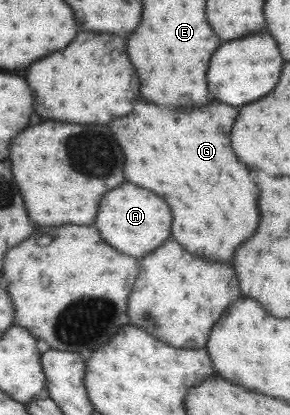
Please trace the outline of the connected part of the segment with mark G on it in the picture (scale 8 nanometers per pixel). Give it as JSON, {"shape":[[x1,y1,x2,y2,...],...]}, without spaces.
{"shape":[[137,100,137,108,129,116,121,116,117,122,113,120,109,124,113,136,117,132,117,144,125,148,125,176,129,176,129,182,141,184,143,188,149,188,151,192,157,192,157,196,167,198,181,198,187,200,187,206,179,206,179,200,169,200,173,204,173,238,185,244,189,252,197,252,197,256,209,256,209,260,221,260,231,262,231,256,235,248,245,242,257,228,259,222,259,210,257,210,257,186,251,180,251,174,247,172,245,164,239,162,231,148,231,128,237,118,237,108,221,104,221,102,209,102,203,108,193,110,175,110,173,116,169,112,163,112,163,124,157,118,149,114,145,116,145,110,149,110,153,104]]}

